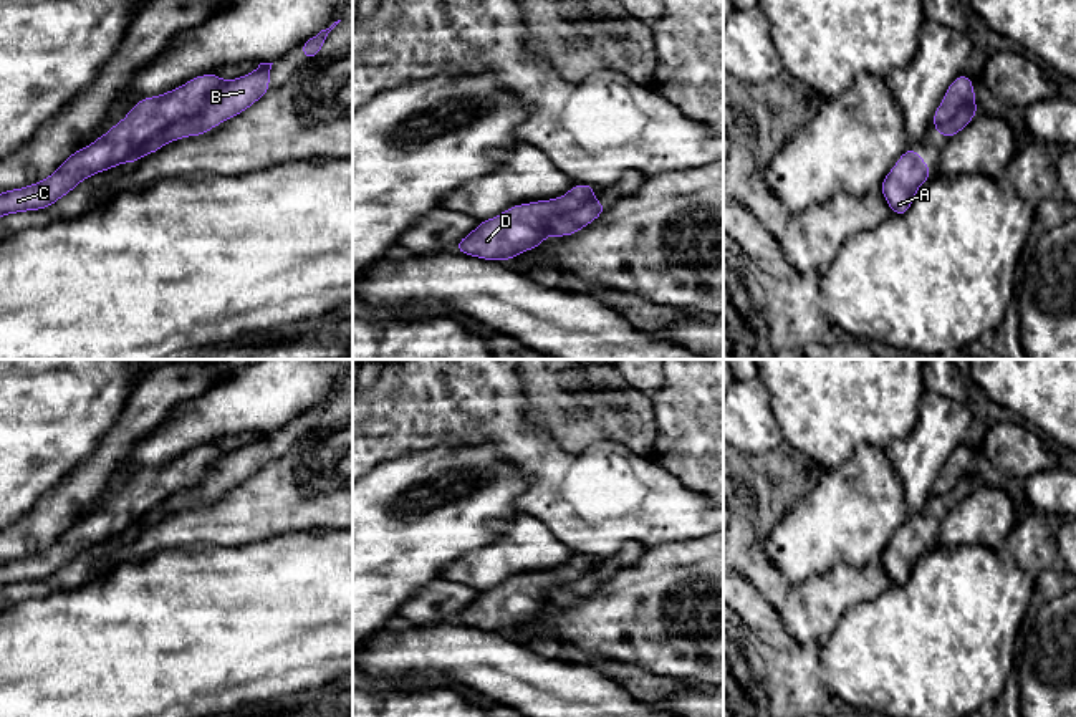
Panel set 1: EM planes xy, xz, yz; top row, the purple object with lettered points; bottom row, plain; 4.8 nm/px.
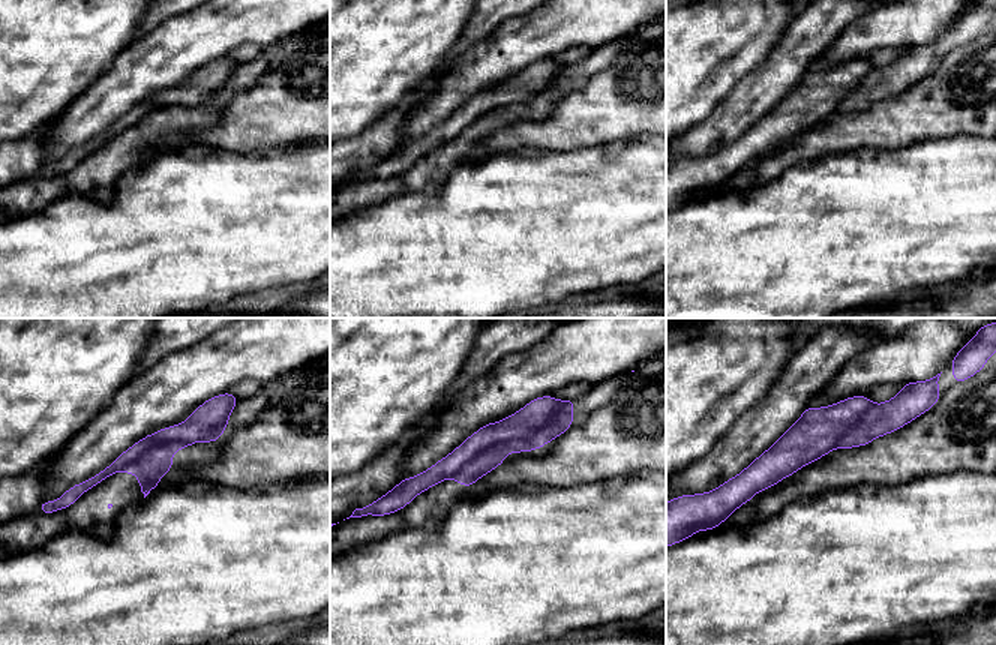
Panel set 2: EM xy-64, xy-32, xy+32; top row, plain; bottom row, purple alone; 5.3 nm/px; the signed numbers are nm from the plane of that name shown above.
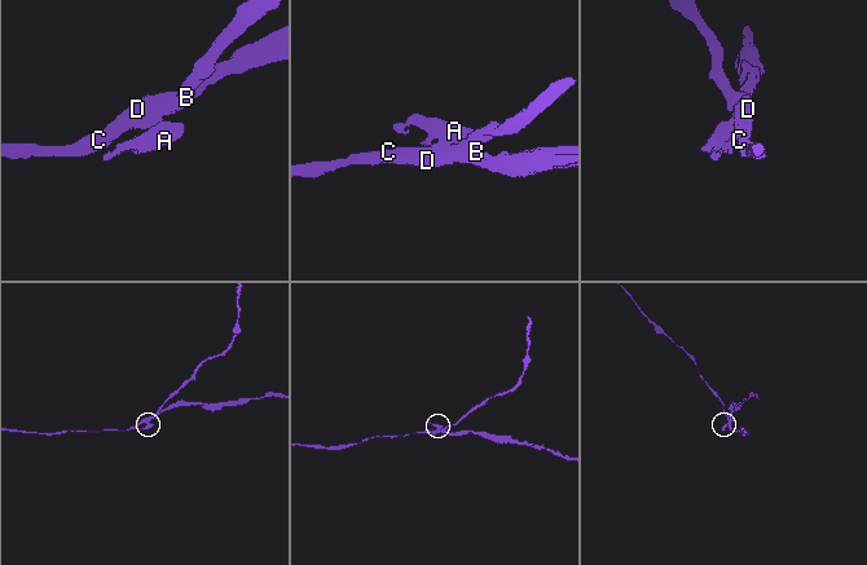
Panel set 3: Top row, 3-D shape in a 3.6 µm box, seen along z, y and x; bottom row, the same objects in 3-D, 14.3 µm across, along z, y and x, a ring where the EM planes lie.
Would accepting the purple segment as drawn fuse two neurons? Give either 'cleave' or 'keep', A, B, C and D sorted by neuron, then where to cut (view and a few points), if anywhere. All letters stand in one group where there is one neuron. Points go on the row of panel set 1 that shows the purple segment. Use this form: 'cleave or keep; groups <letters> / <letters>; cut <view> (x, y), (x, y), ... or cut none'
cleave; groups A B / C D; cut xy (225, 81), (194, 115), (171, 123), (123, 161)

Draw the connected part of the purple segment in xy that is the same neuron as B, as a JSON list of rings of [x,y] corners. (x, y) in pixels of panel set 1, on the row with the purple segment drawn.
[[[260,63],[255,71],[225,84],[192,118],[177,121],[161,131],[152,141],[134,151],[124,162],[134,164],[146,154],[157,152],[164,144],[189,136],[204,136],[212,128],[233,116],[238,116],[270,91],[270,70],[273,63]]]

